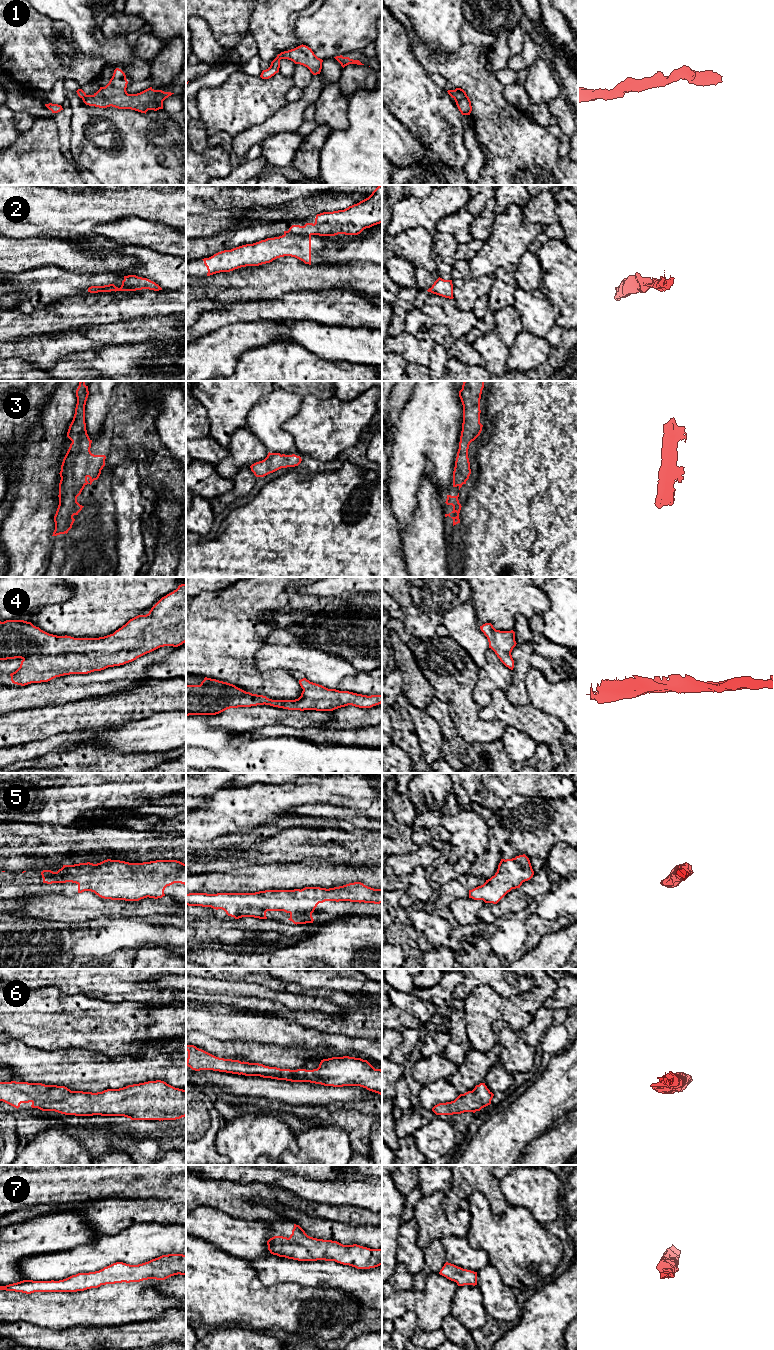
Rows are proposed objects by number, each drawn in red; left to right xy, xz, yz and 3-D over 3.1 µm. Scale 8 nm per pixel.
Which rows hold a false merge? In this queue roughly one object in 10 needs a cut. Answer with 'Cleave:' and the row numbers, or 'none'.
Cleave: 2

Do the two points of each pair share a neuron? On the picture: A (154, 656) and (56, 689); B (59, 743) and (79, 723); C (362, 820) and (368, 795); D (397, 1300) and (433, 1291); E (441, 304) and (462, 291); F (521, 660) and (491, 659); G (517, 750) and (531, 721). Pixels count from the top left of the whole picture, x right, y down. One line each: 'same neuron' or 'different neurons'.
A: same neuron
B: different neurons
C: different neurons
D: same neuron
E: different neurons
F: different neurons
G: different neurons

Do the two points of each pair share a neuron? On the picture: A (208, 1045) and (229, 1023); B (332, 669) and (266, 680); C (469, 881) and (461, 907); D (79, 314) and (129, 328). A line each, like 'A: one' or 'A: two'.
A: two
B: two
C: two
D: two

